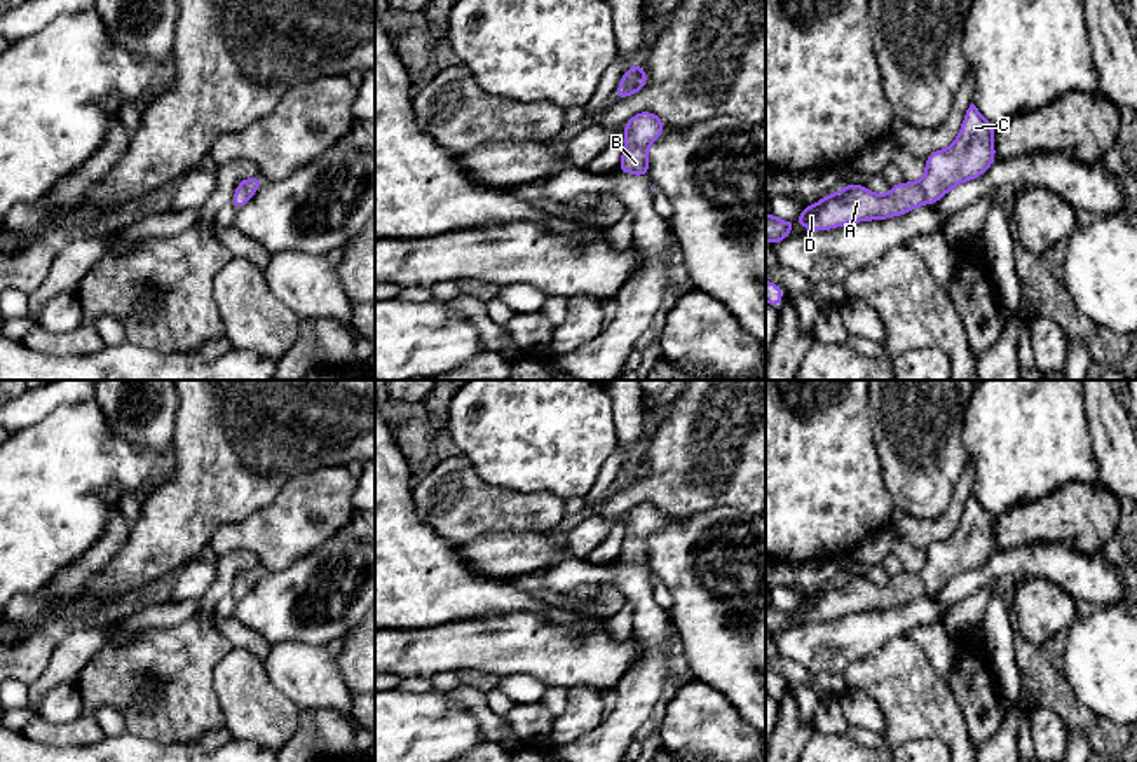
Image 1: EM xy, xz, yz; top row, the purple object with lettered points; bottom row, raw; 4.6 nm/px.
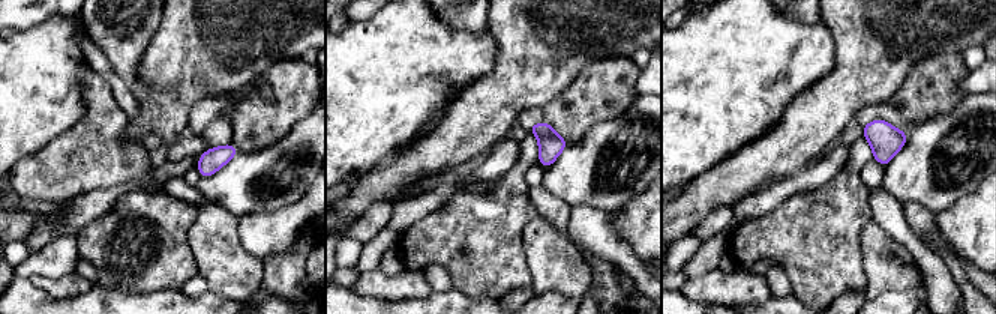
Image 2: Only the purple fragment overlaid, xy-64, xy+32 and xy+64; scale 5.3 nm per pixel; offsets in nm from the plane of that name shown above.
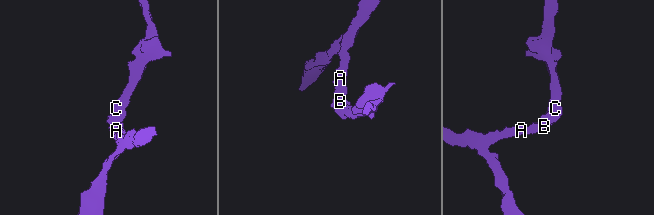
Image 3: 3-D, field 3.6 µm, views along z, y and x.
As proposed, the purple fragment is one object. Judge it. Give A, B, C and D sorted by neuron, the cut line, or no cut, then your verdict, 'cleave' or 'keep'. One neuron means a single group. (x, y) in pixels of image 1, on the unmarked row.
groups A B C D; cut none; keep

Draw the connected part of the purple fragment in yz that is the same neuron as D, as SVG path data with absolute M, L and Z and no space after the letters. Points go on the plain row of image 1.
M971 493L954 534L924 549L926 563L919 574L891 575L889 584L882 588L863 575L846 575L804 598L793 612L783 612L769 603L766 605L766 631L771 636L778 635L799 612L806 616L806 623L818 623L900 607L926 593L936 595L950 579L982 567L994 551L994 516Z

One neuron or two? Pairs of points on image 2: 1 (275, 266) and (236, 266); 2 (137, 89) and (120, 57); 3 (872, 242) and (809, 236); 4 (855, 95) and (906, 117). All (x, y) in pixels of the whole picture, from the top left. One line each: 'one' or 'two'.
1: two
2: one
3: two
4: two

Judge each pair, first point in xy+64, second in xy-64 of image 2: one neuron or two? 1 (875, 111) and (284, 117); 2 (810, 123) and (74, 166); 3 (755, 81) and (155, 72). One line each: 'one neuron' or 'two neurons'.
1: one neuron
2: two neurons
3: two neurons

